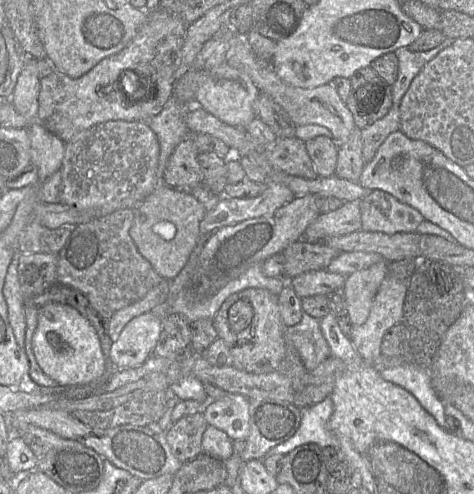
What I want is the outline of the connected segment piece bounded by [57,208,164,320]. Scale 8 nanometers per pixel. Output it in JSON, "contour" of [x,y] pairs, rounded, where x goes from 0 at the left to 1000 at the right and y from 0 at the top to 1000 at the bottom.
{"contour":[[[268,421],[160,455],[122,514],[120,577],[171,591],[194,623],[228,648],[245,630],[300,605],[346,565],[291,510],[274,480],[283,437],[285,421]]]}

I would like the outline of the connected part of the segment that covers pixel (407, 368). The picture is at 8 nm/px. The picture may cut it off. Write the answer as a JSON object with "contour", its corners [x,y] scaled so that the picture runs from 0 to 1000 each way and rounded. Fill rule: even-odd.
{"contour":[[[854,735],[800,751],[812,771],[827,773],[867,796],[928,864],[954,877],[939,852],[941,818],[909,779],[907,751],[873,735]]]}

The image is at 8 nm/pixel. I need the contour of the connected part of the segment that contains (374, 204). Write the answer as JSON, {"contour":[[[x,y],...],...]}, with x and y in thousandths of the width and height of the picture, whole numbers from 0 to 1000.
{"contour":[[[785,385],[757,407],[764,460],[774,470],[816,476],[873,472],[897,447],[878,423],[842,409],[806,385]]]}

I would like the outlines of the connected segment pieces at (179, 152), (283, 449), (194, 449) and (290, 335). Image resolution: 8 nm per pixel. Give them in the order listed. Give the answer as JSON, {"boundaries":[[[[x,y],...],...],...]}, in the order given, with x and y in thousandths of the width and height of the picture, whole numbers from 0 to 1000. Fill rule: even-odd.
{"boundaries":[[[[395,261],[395,275],[371,296],[354,322],[344,368],[378,385],[405,383],[424,374],[428,350],[416,326],[418,312],[407,271]]],[[[696,802],[654,824],[635,828],[635,852],[627,872],[601,895],[576,905],[561,925],[591,919],[603,921],[629,903],[662,897],[675,907],[703,905],[715,909],[711,887],[692,866],[703,836],[703,812]]],[[[428,836],[395,840],[348,874],[348,887],[367,923],[392,937],[426,917],[426,883],[439,858]]],[[[639,628],[635,650],[601,664],[601,690],[624,704],[648,751],[665,747],[698,721],[694,698],[675,666],[675,648]]]]}

